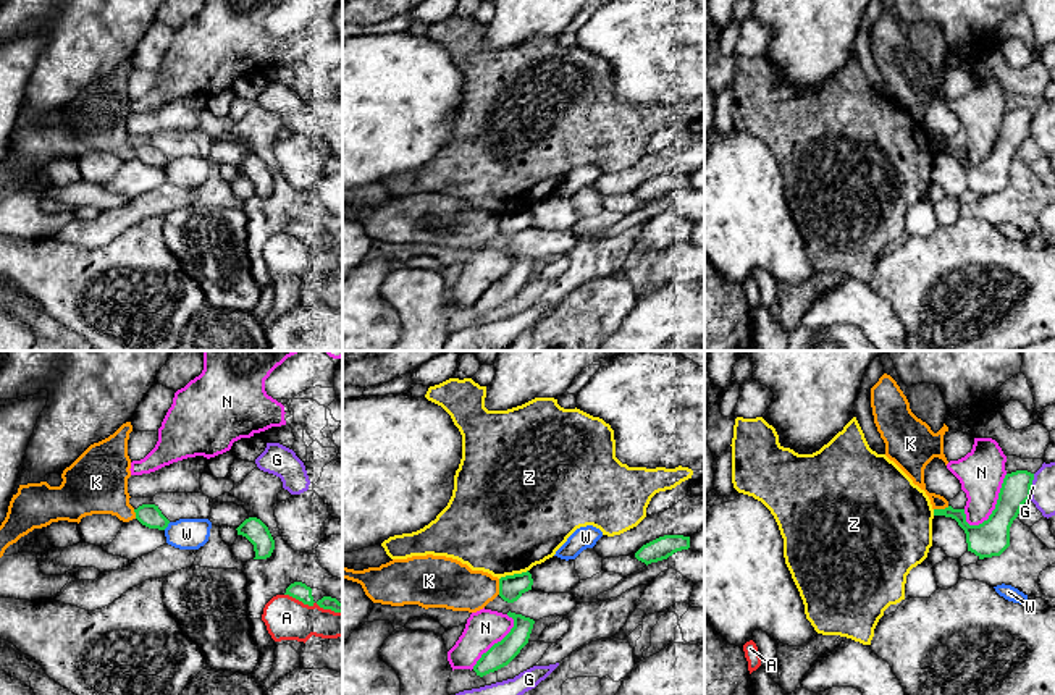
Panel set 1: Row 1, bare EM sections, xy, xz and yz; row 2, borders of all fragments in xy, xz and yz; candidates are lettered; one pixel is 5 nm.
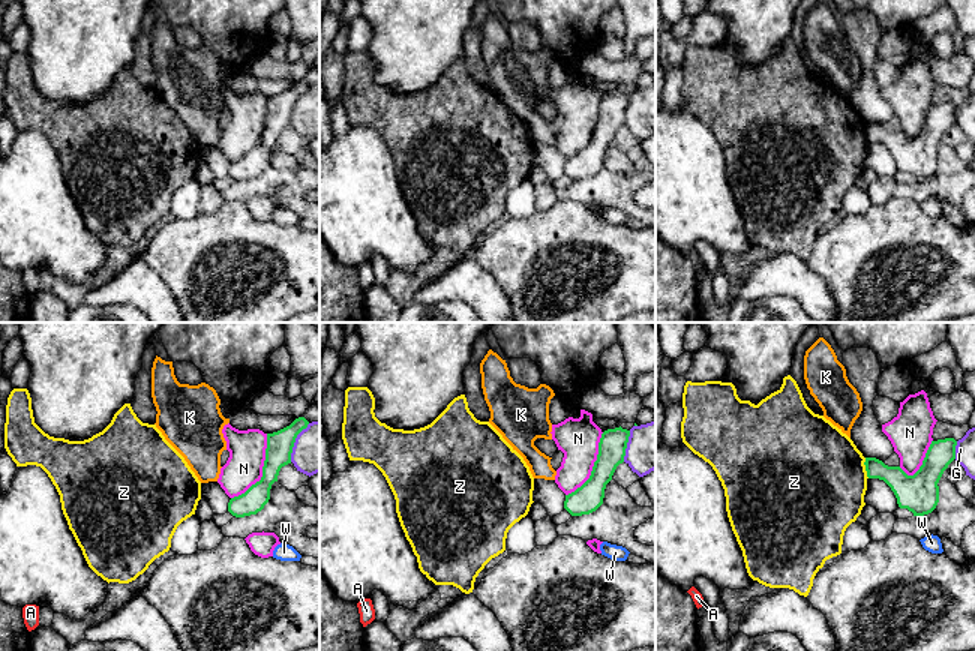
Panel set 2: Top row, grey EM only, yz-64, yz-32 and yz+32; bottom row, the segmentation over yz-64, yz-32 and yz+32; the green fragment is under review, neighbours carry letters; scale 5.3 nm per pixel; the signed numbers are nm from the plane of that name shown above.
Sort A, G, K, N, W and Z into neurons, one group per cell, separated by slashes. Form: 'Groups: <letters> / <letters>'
Groups: A / G / K / N / W / Z

